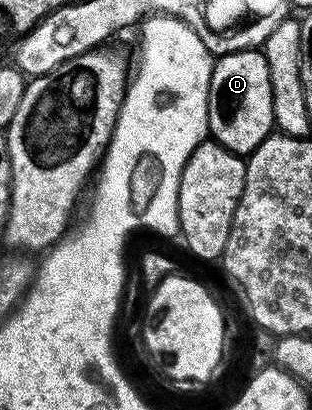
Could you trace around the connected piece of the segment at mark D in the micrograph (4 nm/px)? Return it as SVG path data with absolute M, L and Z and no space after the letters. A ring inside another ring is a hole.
M263 50L236 51L219 56L212 64L212 76L208 86L209 136L234 154L247 157L258 149L258 145L262 145L267 135L273 134L275 125L274 97L270 89L270 65L266 65Z

